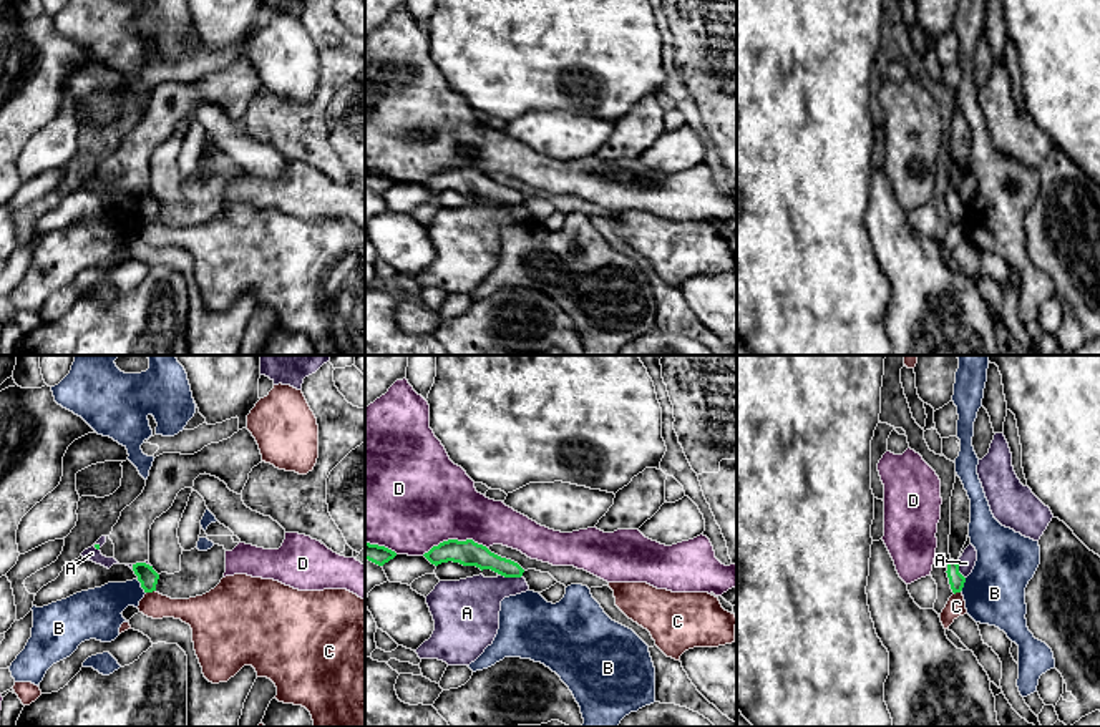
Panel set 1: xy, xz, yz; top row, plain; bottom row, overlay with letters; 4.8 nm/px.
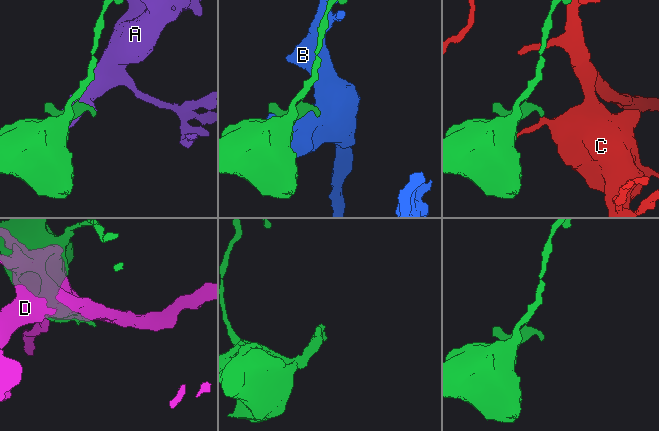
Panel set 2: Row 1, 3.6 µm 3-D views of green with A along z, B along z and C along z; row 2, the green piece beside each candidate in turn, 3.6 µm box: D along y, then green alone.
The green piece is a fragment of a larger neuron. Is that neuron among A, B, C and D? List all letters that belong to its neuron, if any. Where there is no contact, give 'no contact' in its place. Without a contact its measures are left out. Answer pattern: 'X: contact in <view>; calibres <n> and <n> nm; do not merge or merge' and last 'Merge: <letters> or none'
A: contact in xz; calibres 130 and 280 nm; do not merge
B: contact in yz; calibres 80 and 300 nm; do not merge
C: contact in xy; calibres 90 and 140 nm; do not merge
D: contact in xz; calibres 130 and 460 nm; do not merge
Merge: none

